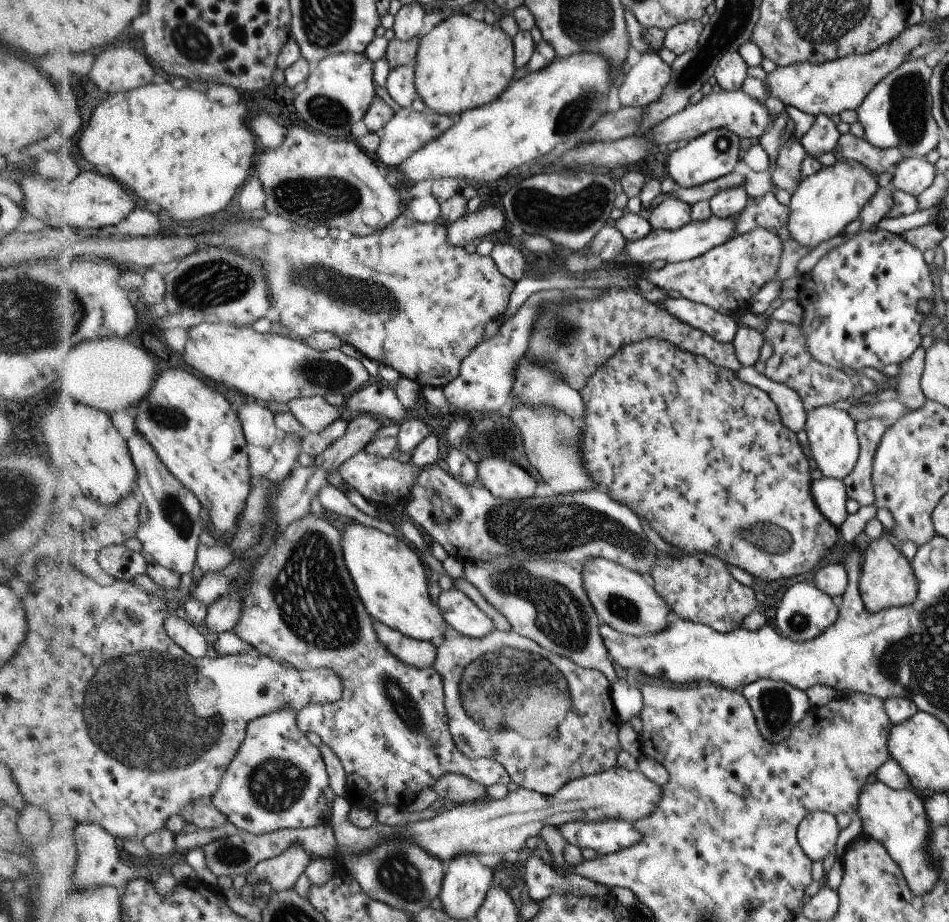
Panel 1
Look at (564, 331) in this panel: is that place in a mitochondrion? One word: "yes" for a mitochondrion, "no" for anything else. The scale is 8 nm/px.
yes

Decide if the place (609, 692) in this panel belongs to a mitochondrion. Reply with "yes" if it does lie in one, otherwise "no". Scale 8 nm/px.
no

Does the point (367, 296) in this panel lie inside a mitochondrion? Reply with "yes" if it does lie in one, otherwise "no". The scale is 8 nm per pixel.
yes

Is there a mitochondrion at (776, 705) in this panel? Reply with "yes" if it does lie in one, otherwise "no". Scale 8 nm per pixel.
yes

